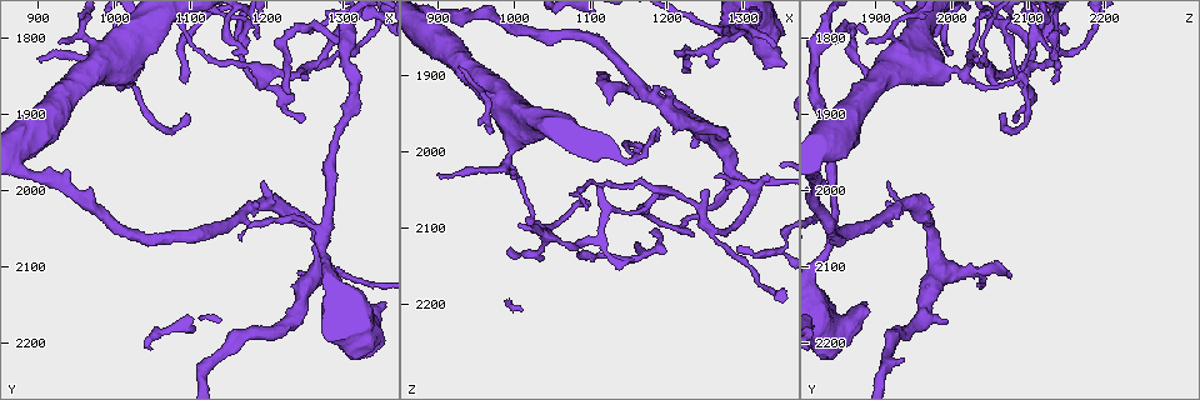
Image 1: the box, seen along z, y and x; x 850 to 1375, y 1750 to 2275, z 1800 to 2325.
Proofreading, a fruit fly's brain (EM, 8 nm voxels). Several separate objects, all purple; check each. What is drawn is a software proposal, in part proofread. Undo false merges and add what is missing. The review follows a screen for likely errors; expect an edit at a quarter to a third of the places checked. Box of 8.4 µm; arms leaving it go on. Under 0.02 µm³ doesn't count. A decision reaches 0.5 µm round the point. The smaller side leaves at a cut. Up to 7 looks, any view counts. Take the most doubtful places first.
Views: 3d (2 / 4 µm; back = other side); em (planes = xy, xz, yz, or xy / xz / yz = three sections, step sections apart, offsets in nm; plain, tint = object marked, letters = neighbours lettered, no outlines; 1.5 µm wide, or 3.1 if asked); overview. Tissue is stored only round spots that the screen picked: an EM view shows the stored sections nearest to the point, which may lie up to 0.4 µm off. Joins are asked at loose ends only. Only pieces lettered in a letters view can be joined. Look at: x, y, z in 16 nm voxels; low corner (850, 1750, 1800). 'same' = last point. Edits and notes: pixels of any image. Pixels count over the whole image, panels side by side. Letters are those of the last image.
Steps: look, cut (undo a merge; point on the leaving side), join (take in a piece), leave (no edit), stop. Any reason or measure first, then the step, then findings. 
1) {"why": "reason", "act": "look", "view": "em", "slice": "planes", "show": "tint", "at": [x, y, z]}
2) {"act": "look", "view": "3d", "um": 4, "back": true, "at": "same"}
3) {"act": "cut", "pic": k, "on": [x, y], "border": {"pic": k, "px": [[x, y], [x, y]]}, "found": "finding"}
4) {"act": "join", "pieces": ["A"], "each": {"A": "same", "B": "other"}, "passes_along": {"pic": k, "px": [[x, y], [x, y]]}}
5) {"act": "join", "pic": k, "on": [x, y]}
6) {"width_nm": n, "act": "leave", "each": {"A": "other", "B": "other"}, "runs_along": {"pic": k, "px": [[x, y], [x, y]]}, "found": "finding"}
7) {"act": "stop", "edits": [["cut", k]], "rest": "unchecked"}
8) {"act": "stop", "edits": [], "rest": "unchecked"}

{"why": "three-way junction", "act": "look", "view": "em", "slice": "yz", "step": 4, "show": "letters", "at": [1265, 1830, 2105]}

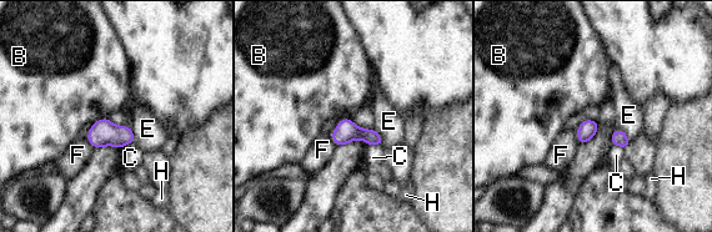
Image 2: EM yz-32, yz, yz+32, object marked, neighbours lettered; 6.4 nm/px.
{"longest_contact_nm": ["E", 140], "act": "leave", "each": {"B": "other", "C": "other", "E": "other", "F": "other", "H": "other"}, "found": "continuous, no second neuron"}

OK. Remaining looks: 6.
{"why": "tapers out", "act": "look", "view": "em", "slice": "xy", "step": 4, "show": "plain", "at": [1235, 1870, 1890]}

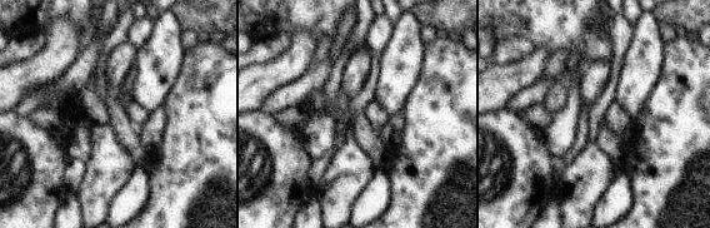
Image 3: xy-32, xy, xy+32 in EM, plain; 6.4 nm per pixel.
{"act": "look", "view": "em", "slice": "xy", "step": 4, "show": "tint", "at": "same"}

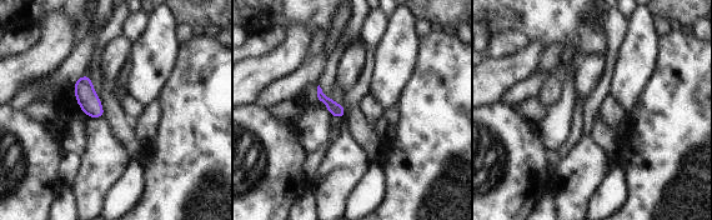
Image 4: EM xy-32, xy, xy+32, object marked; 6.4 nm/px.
{"why": "what lies round it", "act": "look", "view": "em", "slice": "xy", "step": 4, "show": "letters", "at": "same"}

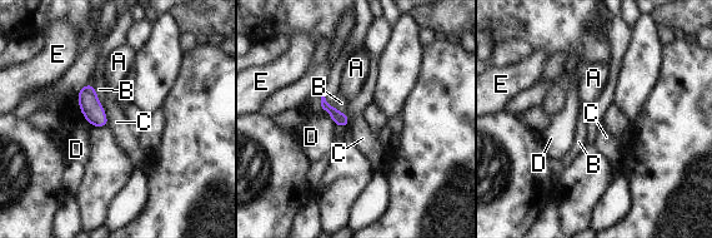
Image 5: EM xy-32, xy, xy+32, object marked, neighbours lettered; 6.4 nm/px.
{"width_nm": 80, "act": "leave", "each": {"A": "other", "B": "other", "C": "other", "D": "other", "E": "other"}, "found": "no lettered piece goes on from it"}

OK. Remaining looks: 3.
{"why": "tapers out", "act": "look", "view": "em", "slice": "xy", "step": 4, "show": "letters", "at": [900, 1830, 2030]}

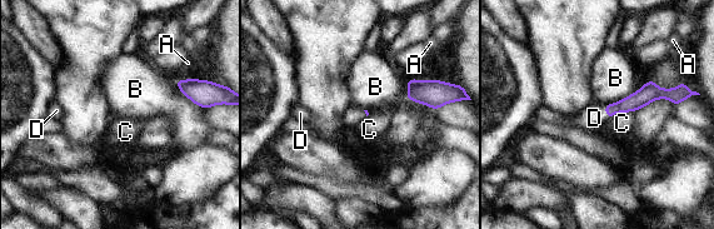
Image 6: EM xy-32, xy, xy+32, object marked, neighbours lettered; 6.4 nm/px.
{"why": "cut it another way", "act": "look", "view": "em", "slice": "planes", "show": "letters", "at": "same"}

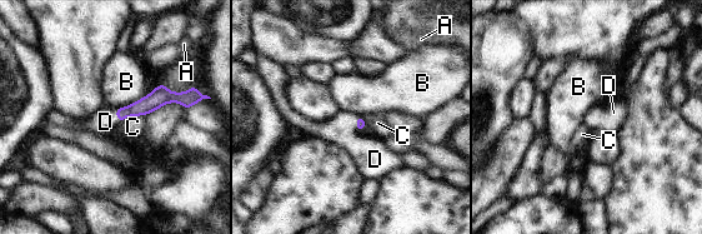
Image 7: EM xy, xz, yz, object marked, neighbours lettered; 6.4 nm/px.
{"act": "join", "pieces": ["D"], "each": {"A": "other", "B": "other", "C": "other", "D": "same"}, "passes_along": {"pic": 7, "px": [[360, 124], [356, 124], [374, 157]]}, "found": "it goes on there"}

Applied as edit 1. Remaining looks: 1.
{"act": "stop", "edits": [["join", 7]], "rest": "unchecked"}

